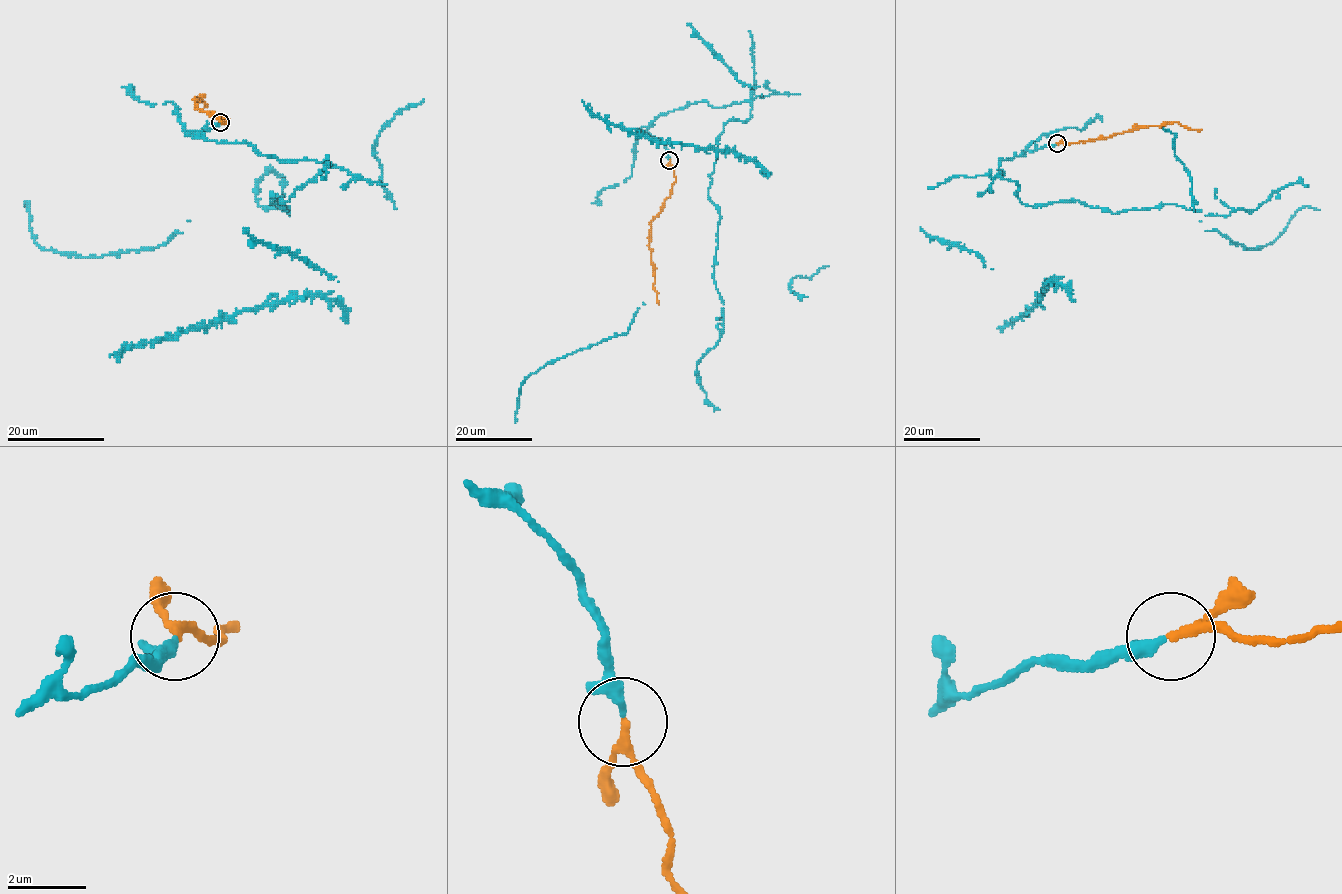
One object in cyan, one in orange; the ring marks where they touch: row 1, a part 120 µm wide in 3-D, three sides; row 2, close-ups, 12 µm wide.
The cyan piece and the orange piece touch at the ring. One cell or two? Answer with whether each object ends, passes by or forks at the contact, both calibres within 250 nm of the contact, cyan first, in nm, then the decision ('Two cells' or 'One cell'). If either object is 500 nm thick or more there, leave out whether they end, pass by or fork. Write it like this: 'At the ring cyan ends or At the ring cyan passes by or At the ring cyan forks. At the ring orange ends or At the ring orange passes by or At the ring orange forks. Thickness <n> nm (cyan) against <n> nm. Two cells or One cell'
At the ring cyan passes by. At the ring orange passes by. Thickness 200 nm (cyan) against 180 nm. One cell

